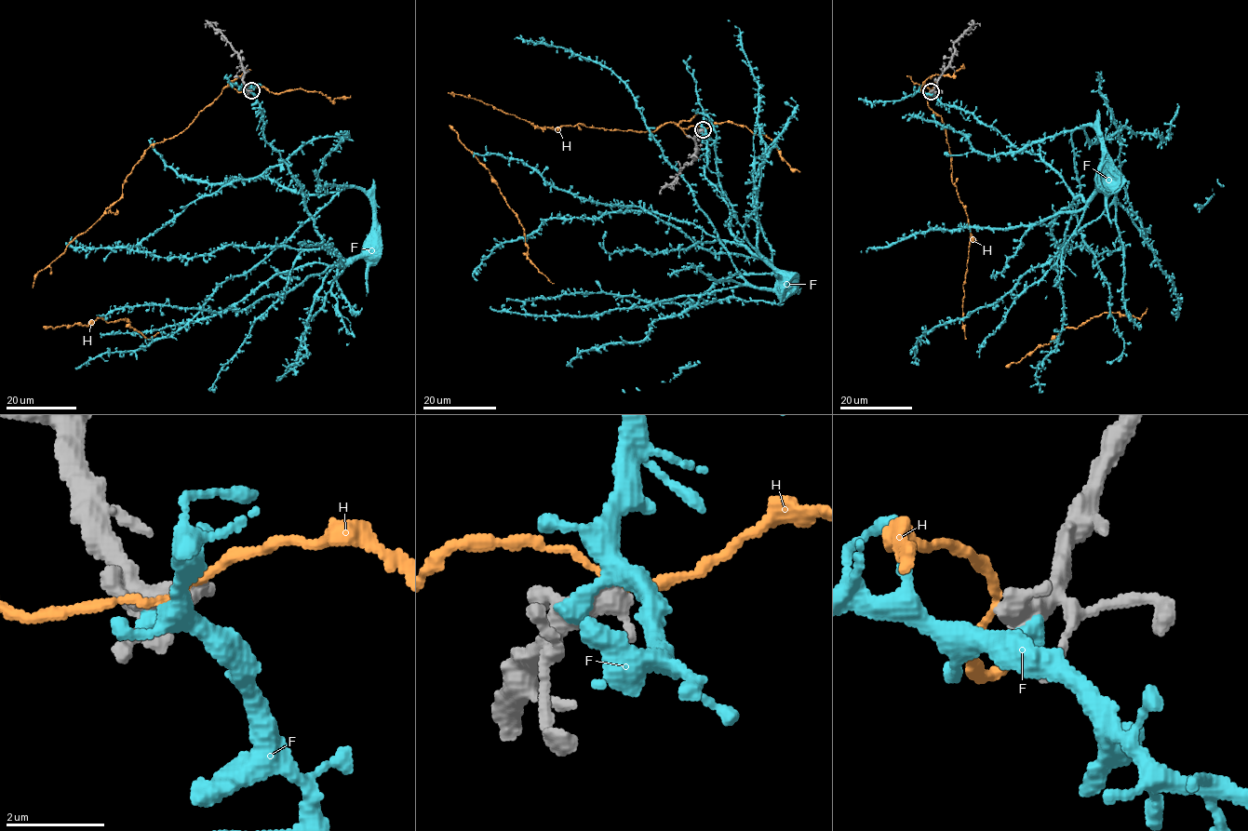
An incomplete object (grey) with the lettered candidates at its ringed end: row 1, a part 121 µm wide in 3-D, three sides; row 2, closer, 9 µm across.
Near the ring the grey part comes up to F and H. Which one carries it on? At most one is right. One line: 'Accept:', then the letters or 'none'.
Accept: none

